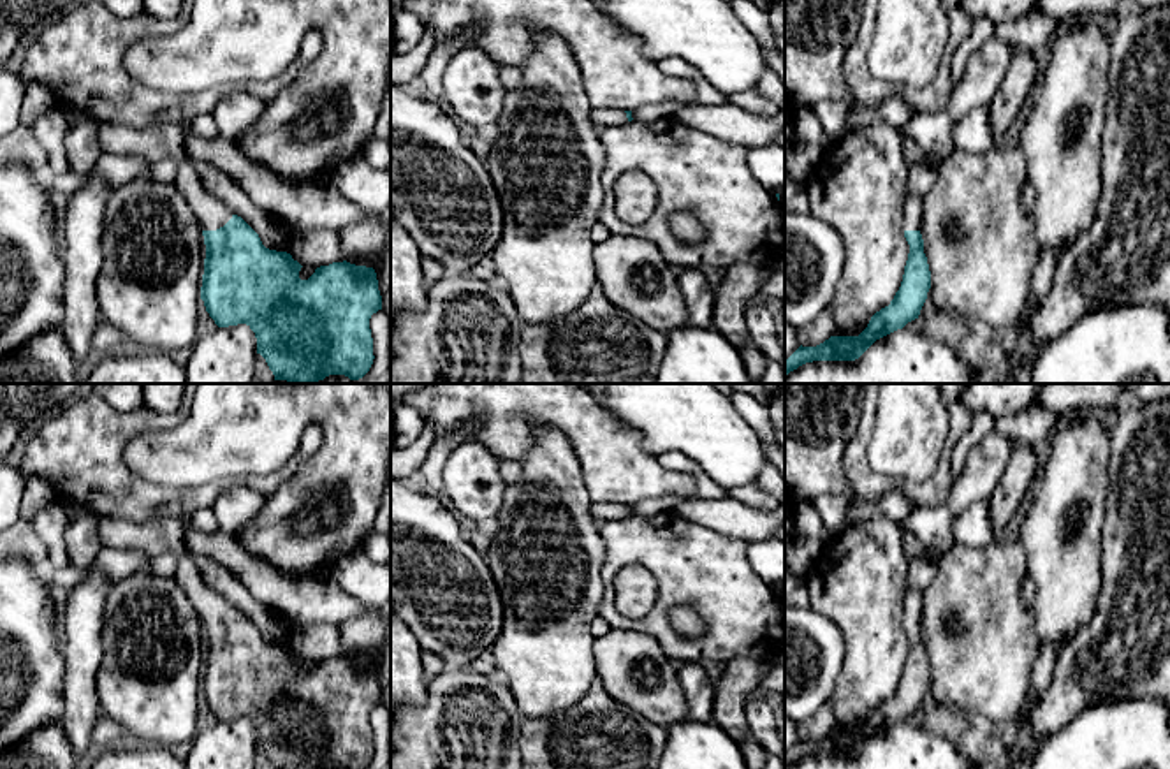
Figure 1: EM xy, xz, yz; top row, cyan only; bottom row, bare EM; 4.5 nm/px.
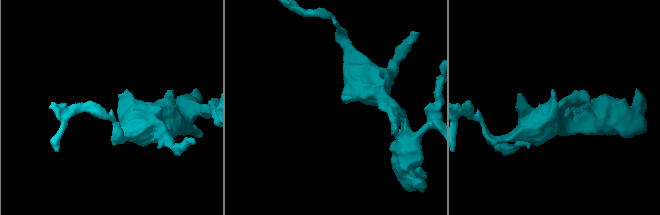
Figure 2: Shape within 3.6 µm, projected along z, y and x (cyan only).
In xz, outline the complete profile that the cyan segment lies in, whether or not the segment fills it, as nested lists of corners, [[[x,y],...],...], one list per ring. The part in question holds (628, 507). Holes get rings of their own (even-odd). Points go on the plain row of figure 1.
[[[591,503],[589,512],[598,523],[623,519],[633,514],[632,505],[623,503]]]

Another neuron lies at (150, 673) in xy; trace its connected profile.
[[[144,568],[111,586],[100,639],[100,713],[148,744],[190,744],[206,639],[176,579]]]

